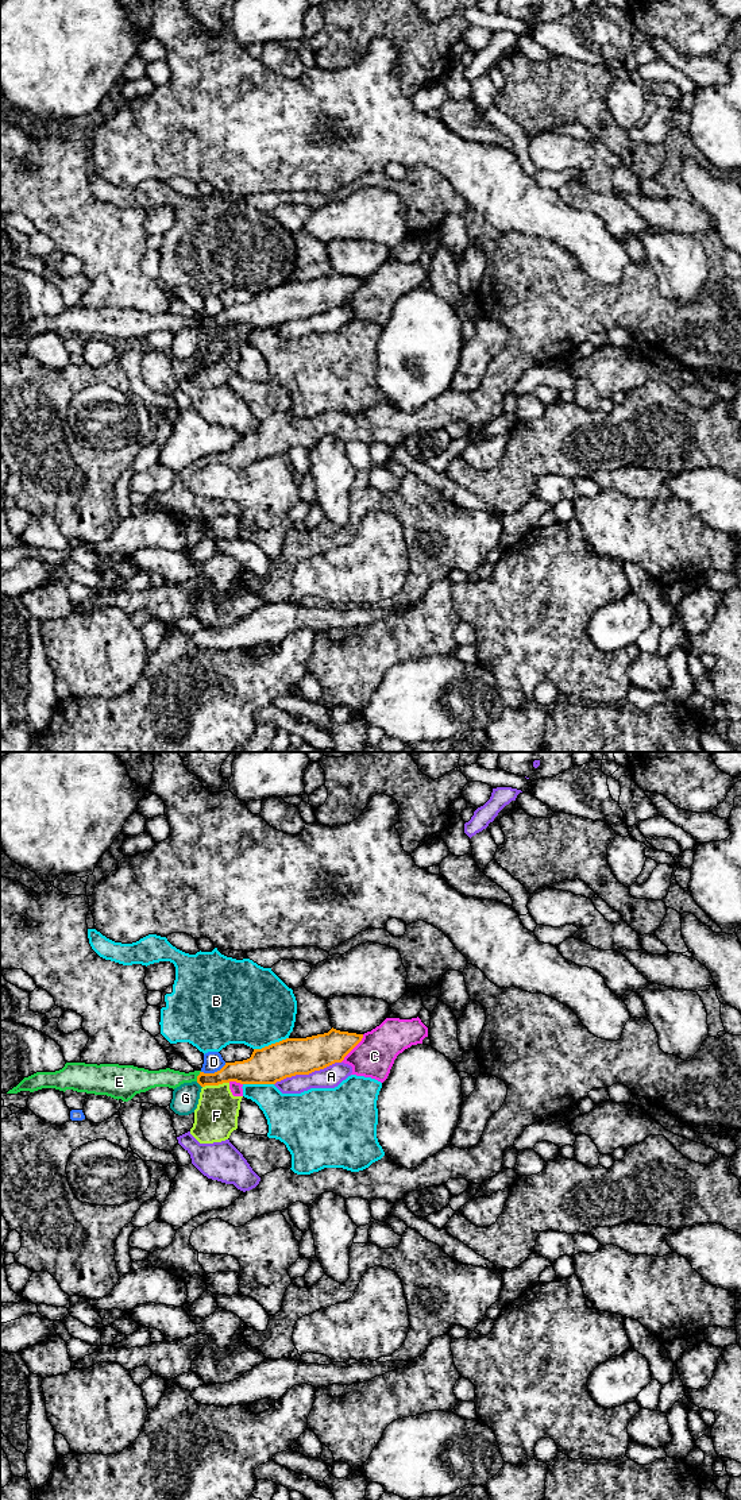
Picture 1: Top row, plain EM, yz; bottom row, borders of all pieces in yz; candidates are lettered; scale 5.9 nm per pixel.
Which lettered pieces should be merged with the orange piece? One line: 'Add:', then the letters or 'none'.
Add: E

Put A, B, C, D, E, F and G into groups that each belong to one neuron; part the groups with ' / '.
A / B / C F / D / E / G

